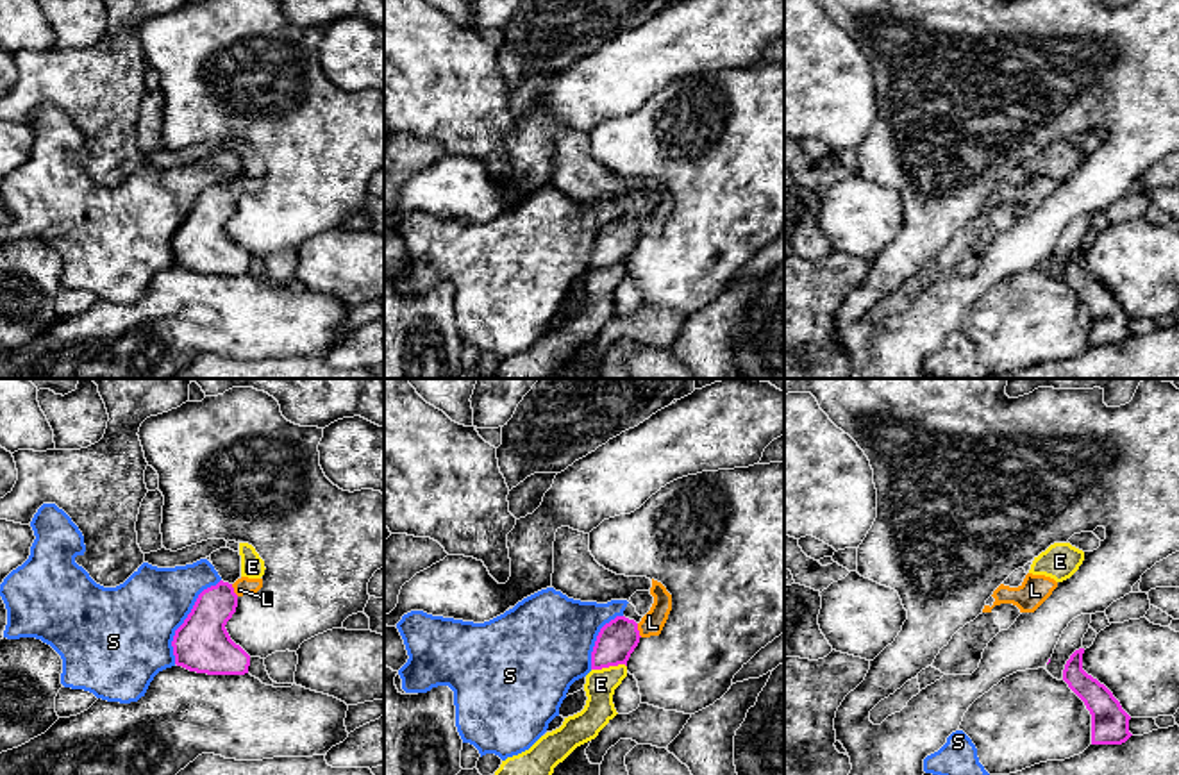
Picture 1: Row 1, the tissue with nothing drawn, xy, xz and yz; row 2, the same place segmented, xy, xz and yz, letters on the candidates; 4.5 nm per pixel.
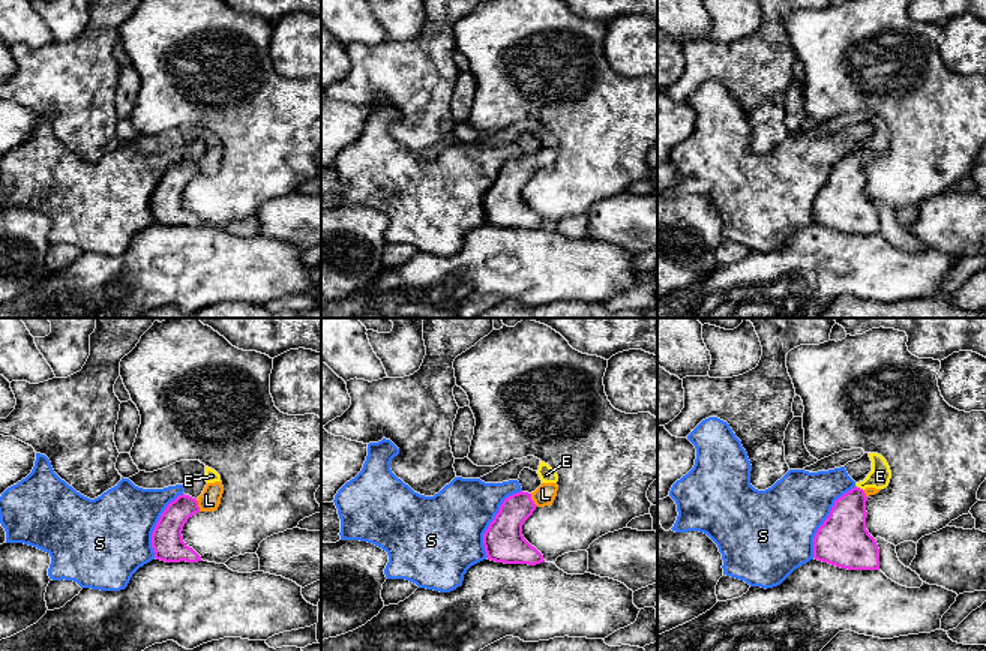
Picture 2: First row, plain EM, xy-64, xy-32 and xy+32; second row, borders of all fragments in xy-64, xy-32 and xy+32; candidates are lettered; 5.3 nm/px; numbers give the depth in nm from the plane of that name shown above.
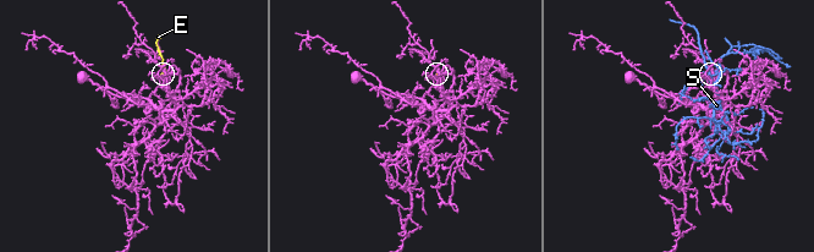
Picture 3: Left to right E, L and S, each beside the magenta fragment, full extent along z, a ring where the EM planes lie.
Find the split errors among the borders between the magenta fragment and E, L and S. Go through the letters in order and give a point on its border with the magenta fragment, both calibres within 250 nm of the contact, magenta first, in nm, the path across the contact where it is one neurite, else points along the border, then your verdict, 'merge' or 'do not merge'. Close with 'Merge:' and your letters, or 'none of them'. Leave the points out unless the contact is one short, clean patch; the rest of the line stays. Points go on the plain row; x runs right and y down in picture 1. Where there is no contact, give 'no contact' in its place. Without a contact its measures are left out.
E: contact xz (608, 266); calibres 180 and 140 nm; border xz (626, 265), (592, 270); do not merge
L: contact xz (638, 231); calibres 180 and 100 nm; way xz (617, 240), (626, 233), (638, 231), (652, 222); merge
S: contact xy (186, 218); calibres 260 and 380 nm; do not merge
Merge: L

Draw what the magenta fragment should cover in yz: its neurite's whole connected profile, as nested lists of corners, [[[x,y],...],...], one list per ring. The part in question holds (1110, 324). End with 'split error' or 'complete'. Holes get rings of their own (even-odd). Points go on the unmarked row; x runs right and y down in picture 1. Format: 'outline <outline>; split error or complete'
outline [[[1084,248],[1075,250],[1065,264],[1063,280],[1084,302],[1091,314],[1091,345],[1122,345],[1129,332],[1131,316],[1113,293],[1083,270]]]; complete

